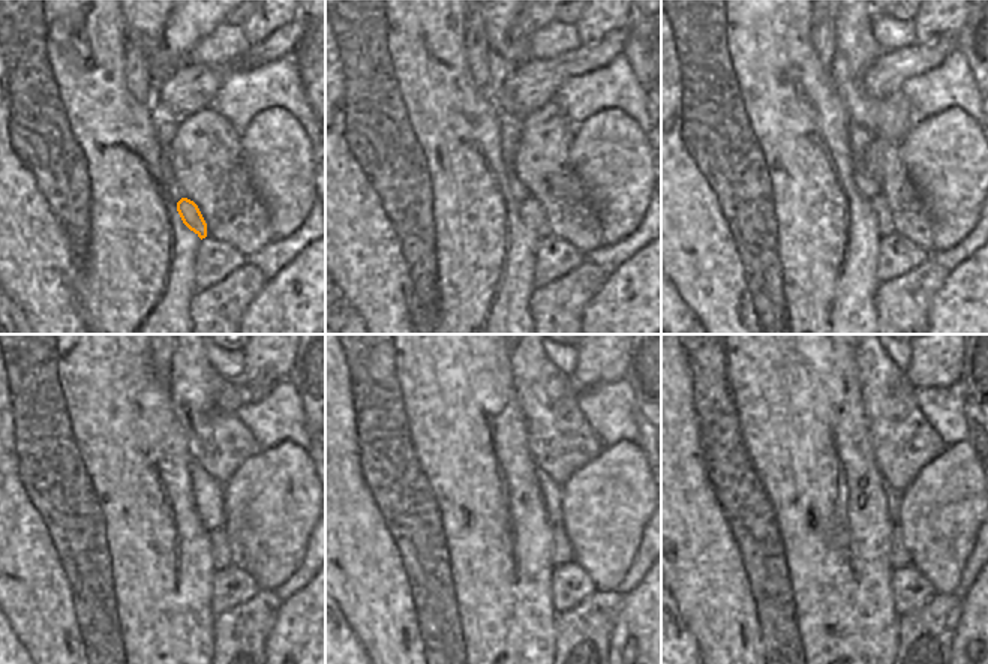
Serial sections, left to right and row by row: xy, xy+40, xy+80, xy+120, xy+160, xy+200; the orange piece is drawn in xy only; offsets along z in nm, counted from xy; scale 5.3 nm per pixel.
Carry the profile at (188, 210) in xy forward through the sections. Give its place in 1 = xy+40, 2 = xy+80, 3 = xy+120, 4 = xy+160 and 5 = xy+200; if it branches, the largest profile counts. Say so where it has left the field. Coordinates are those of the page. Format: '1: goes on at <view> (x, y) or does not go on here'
1: goes on at xy+40 (531, 215)
2: goes on at xy+80 (877, 203)
3: goes on at xy+120 (219, 540)
4: goes on at xy+160 (561, 552)
5: goes on at xy+200 (900, 556)

